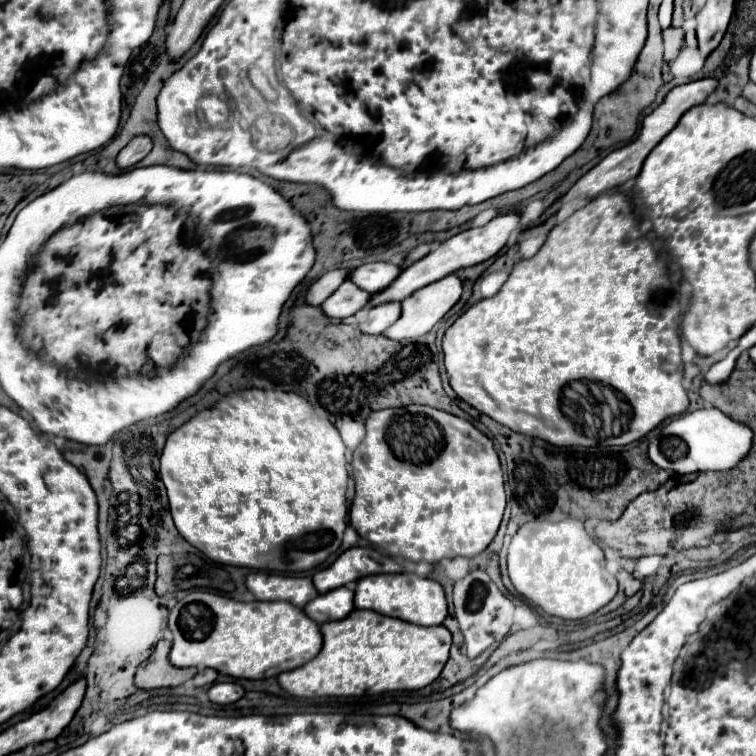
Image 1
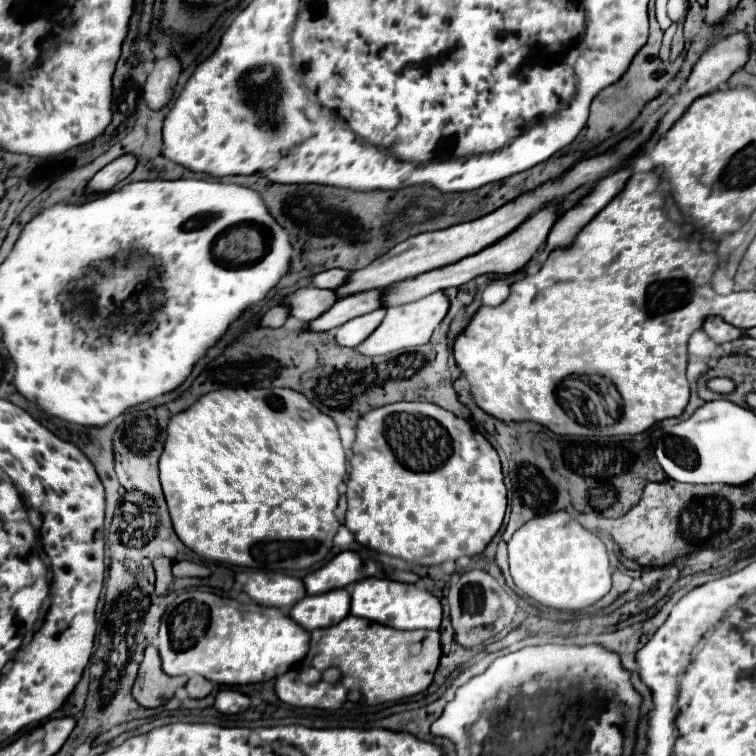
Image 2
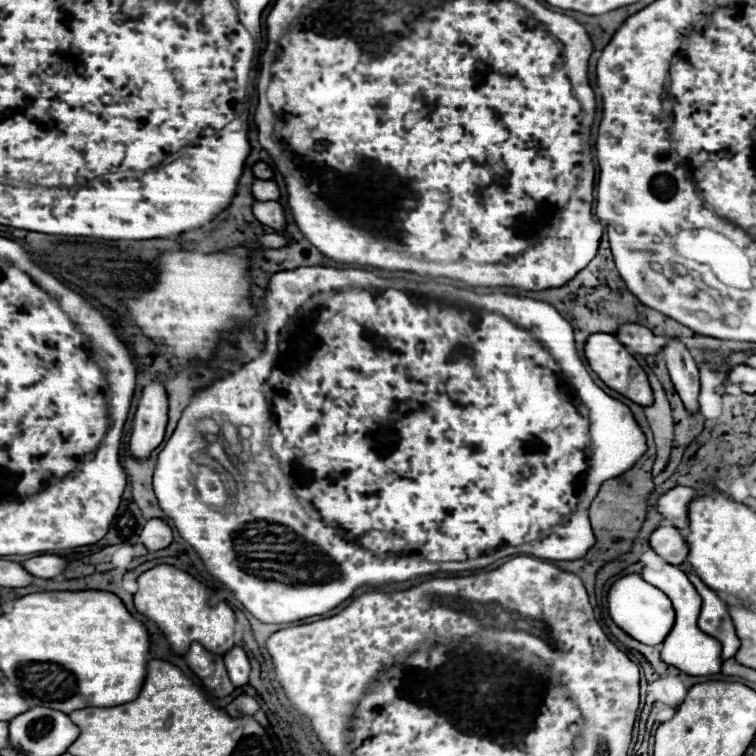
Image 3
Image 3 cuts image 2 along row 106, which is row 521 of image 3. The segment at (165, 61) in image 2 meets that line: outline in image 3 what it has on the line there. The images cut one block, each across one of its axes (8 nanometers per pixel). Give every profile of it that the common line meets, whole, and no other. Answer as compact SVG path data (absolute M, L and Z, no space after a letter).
M154 518L144 526L144 530L140 534L140 542L144 544L144 548L148 552L164 550L172 544L172 528L164 520Z

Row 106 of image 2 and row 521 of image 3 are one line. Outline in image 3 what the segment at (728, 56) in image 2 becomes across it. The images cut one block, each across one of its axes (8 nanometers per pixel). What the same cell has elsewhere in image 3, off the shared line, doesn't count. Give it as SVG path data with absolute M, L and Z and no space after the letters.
M676 486L668 492L664 492L658 502L656 510L662 514L662 518L670 520L676 528L686 528L688 526L688 504L698 492L688 486Z

